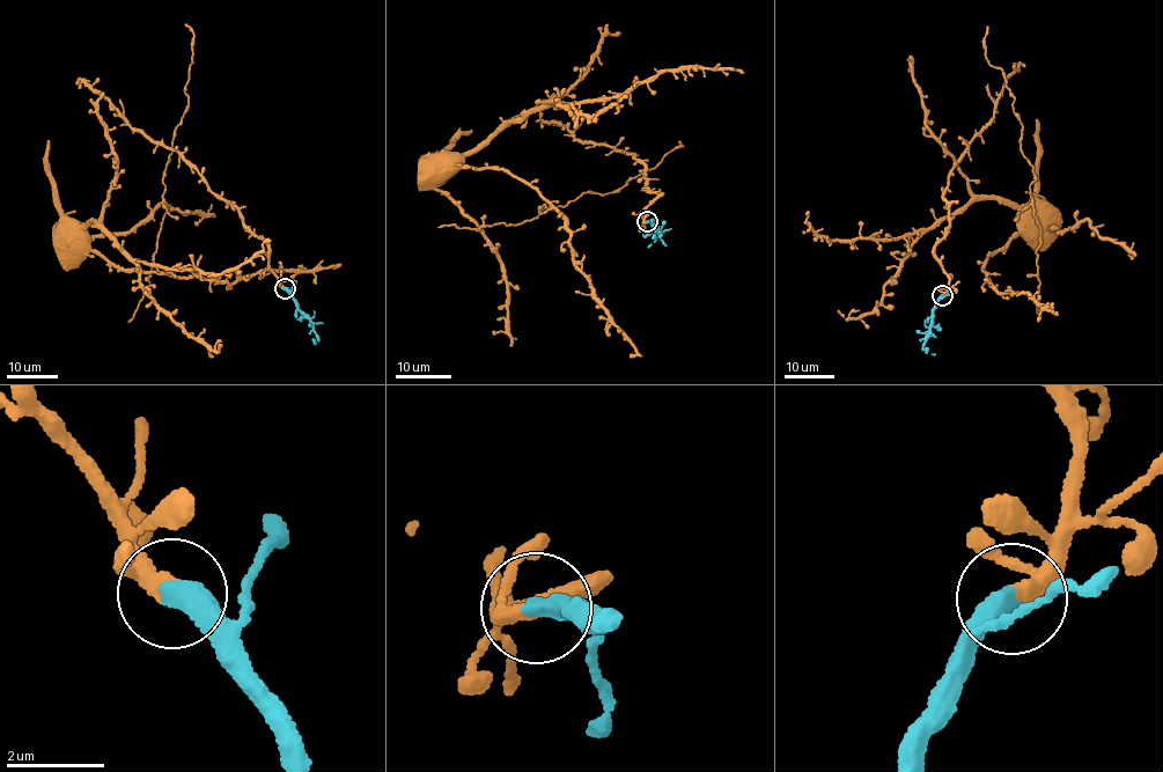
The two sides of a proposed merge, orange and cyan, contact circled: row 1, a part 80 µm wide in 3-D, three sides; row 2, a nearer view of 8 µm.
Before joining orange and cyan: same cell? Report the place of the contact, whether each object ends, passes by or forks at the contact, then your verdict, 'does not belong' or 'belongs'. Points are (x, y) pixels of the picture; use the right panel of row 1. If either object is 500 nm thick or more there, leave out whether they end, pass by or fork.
place (942, 295); orange passes by; cyan ends; belongs

